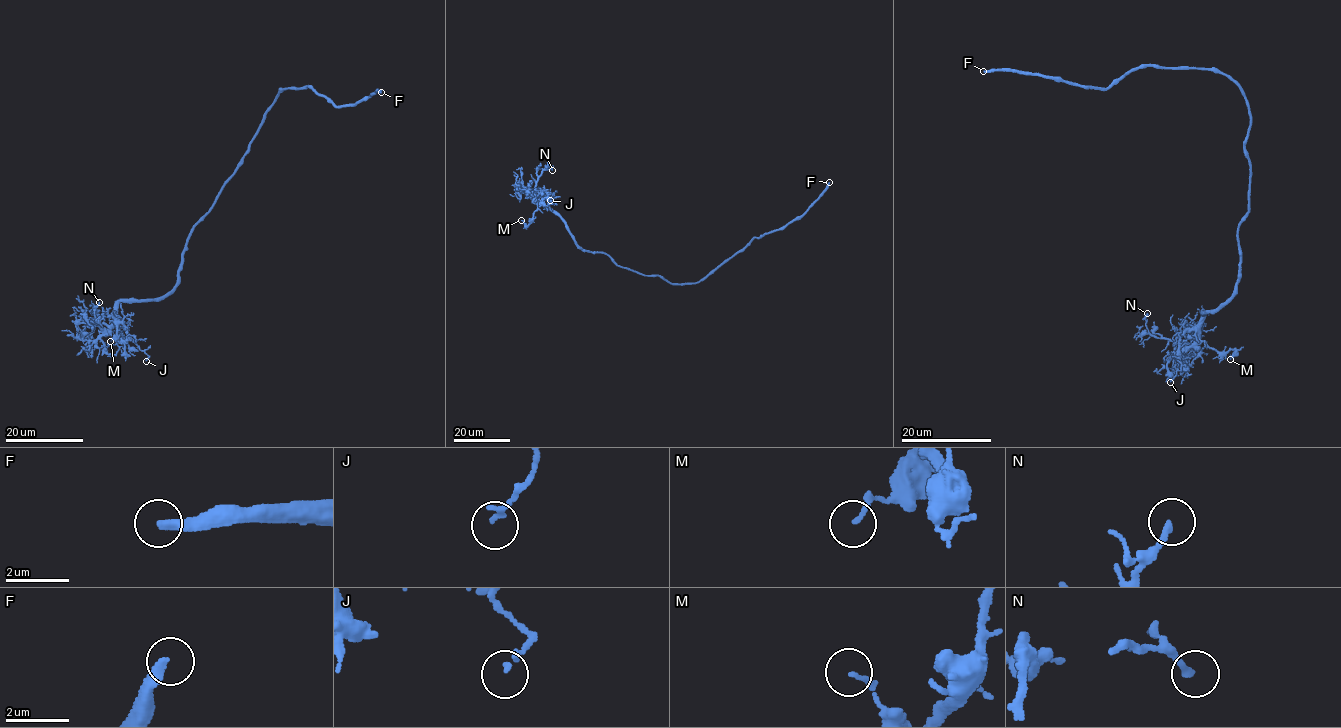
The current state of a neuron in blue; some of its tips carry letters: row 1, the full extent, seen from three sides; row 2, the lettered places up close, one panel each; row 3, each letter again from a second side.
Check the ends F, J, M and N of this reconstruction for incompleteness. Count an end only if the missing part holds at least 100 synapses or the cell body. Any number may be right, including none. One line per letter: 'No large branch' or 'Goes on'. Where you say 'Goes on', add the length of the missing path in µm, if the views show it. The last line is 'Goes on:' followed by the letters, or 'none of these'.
F: Goes on. Missing length about 110 µm
J: No large branch
M: No large branch
N: No large branch
Goes on: F

